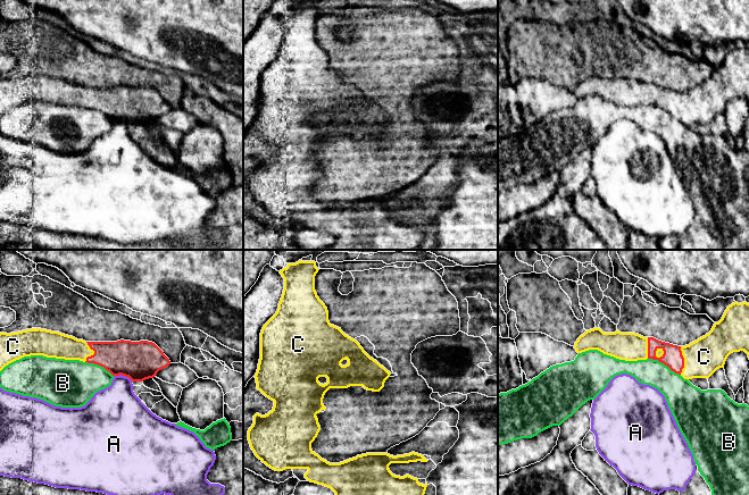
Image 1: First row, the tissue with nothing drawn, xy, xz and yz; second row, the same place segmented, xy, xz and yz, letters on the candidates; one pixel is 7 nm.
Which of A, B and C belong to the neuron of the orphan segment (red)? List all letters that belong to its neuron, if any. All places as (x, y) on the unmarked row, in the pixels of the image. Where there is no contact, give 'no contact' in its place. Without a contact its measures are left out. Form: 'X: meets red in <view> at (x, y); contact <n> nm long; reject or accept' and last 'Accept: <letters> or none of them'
A: meets red in xy at (123, 120); contact 140 nm long; reject
B: meets red in yz at (664, 109); contact 260 nm long; reject
C: meets red in yz at (683, 106); contact 200 nm long; accept
Accept: C

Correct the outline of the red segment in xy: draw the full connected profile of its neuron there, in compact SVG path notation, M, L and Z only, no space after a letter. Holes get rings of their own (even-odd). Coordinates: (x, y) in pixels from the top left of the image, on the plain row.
M41 74L10 79L0 78L0 117L9 109L31 101L94 109L103 112L113 121L122 120L128 123L132 127L143 127L153 124L159 116L170 110L164 98L155 89L148 86L85 87L59 77Z

